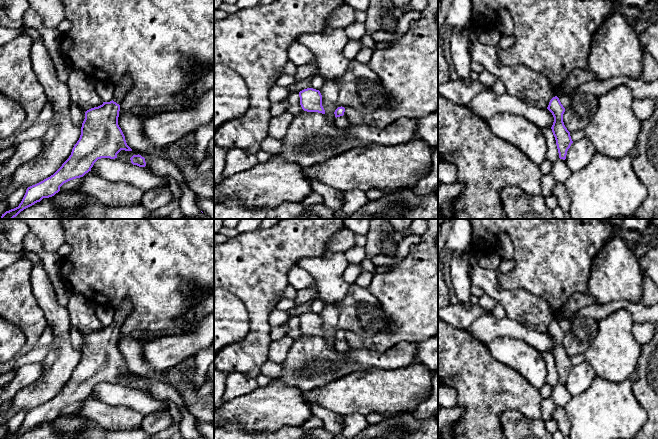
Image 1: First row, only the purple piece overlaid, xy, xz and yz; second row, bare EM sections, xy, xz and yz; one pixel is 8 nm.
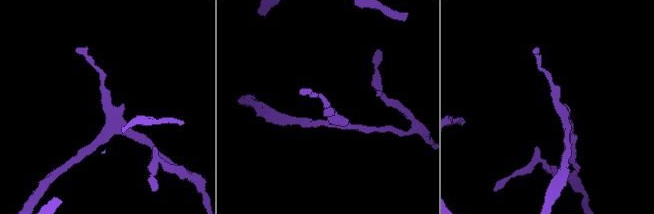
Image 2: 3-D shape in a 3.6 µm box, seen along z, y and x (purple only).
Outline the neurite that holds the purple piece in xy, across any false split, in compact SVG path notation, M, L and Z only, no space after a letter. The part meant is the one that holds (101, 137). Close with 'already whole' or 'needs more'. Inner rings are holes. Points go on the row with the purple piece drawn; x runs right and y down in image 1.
M126 75L114 87L112 101L103 102L85 112L80 138L69 158L53 175L28 187L19 206L6 211L0 219L13 219L43 198L54 196L64 183L83 177L91 171L98 159L115 159L121 150L132 151L118 125L120 104L132 87L132 80Z; needs more

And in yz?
M576 68L561 84L558 94L553 97L547 109L552 113L554 122L551 127L556 140L559 158L565 160L567 151L573 143L570 132L564 125L563 114L565 108L569 105L570 100L576 91L586 82L595 79L595 74L588 68Z; needs more

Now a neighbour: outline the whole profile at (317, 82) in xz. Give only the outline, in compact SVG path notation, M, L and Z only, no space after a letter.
M315 74L312 76L311 88L320 91L324 83L325 83L325 79L320 74Z

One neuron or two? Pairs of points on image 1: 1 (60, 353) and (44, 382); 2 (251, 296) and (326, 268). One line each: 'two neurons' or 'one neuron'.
1: one neuron
2: two neurons

